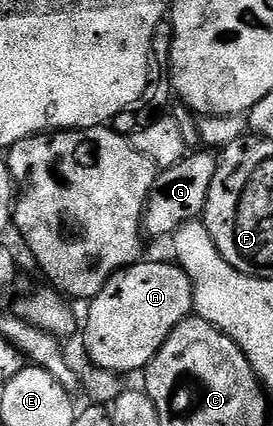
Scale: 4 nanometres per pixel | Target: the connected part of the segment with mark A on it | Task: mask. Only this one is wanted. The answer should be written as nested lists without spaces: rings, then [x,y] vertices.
[[[142,260],[118,270],[110,276],[100,292],[88,303],[89,311],[83,314],[83,334],[85,330],[85,350],[89,353],[88,361],[99,368],[107,368],[122,376],[130,376],[144,371],[149,361],[163,348],[167,336],[184,318],[194,313],[193,289],[187,272],[176,261],[148,262]]]

